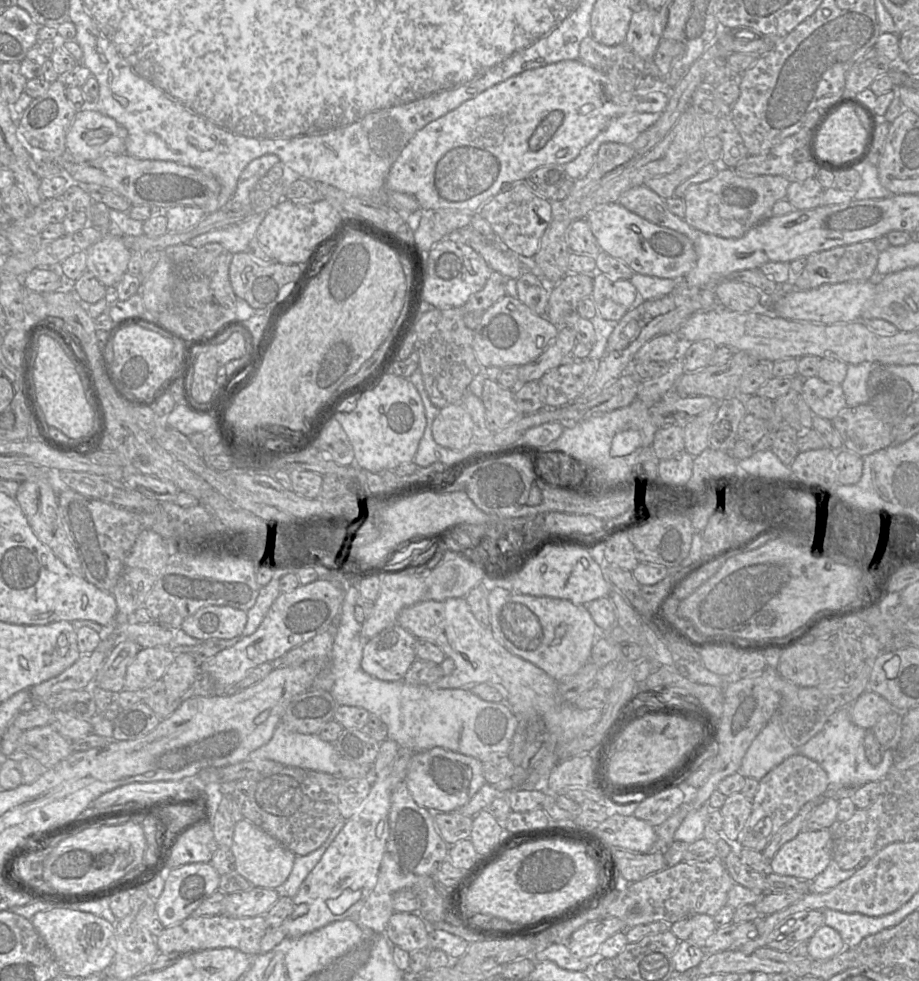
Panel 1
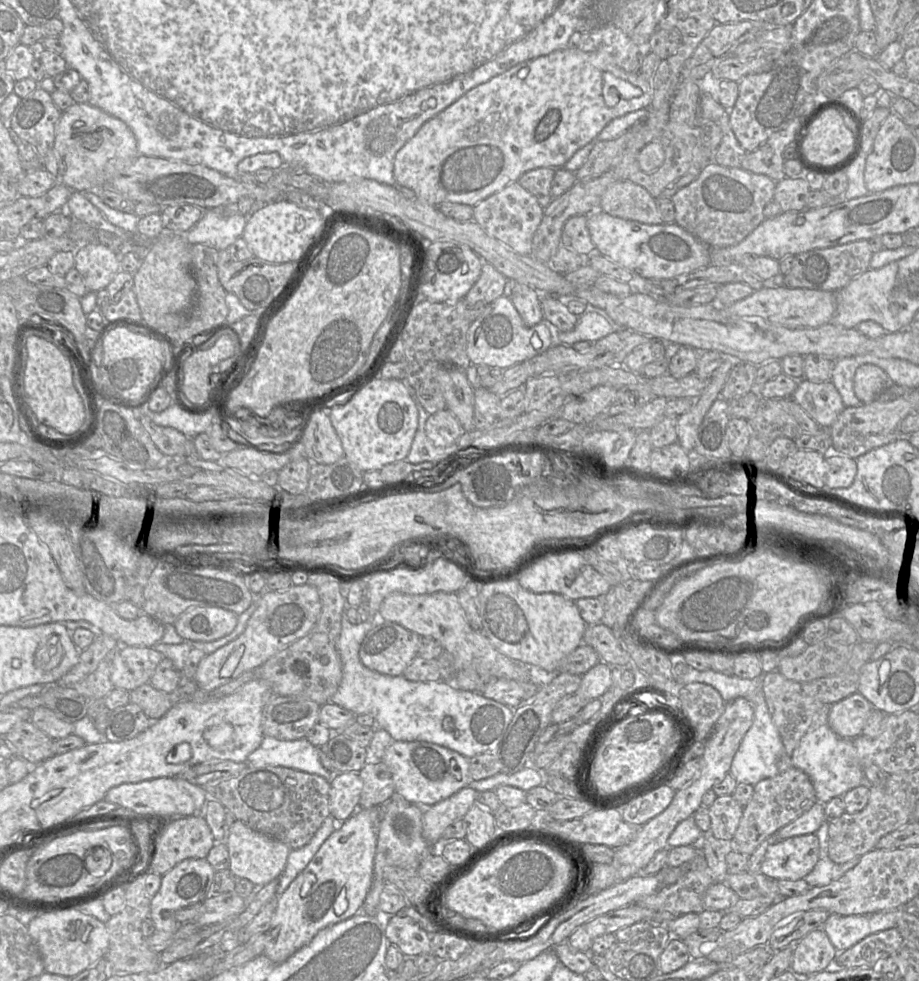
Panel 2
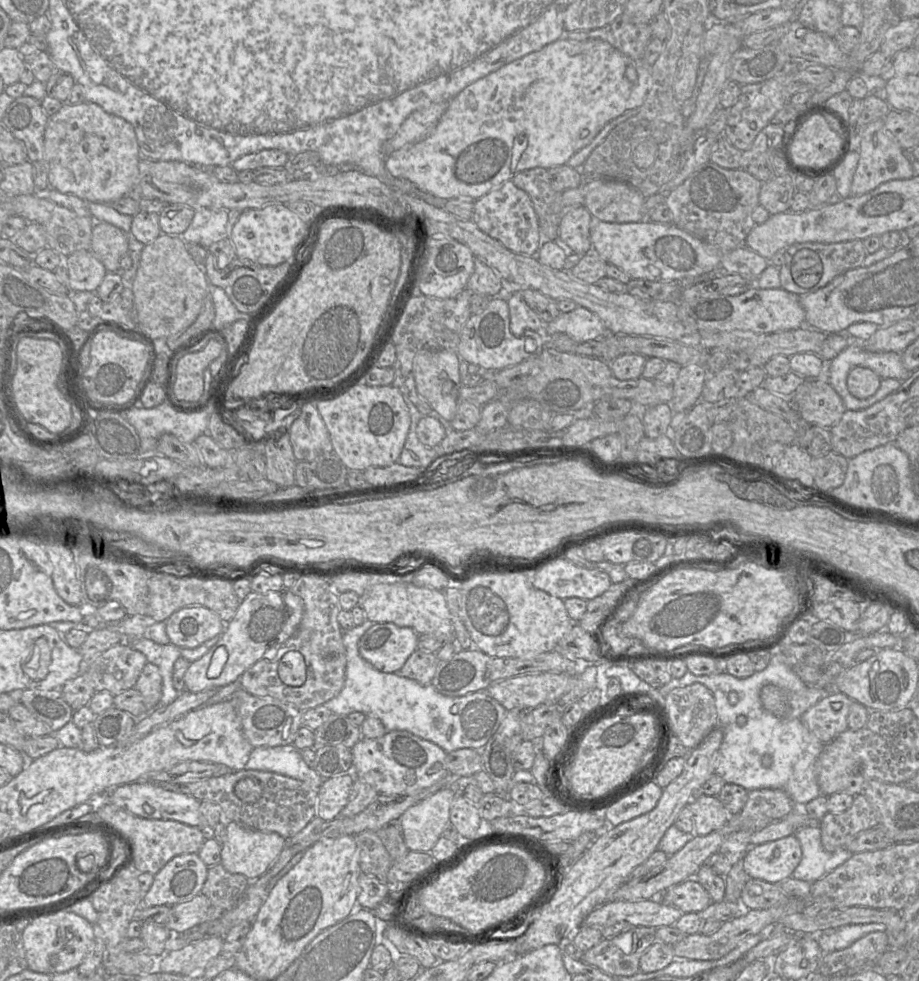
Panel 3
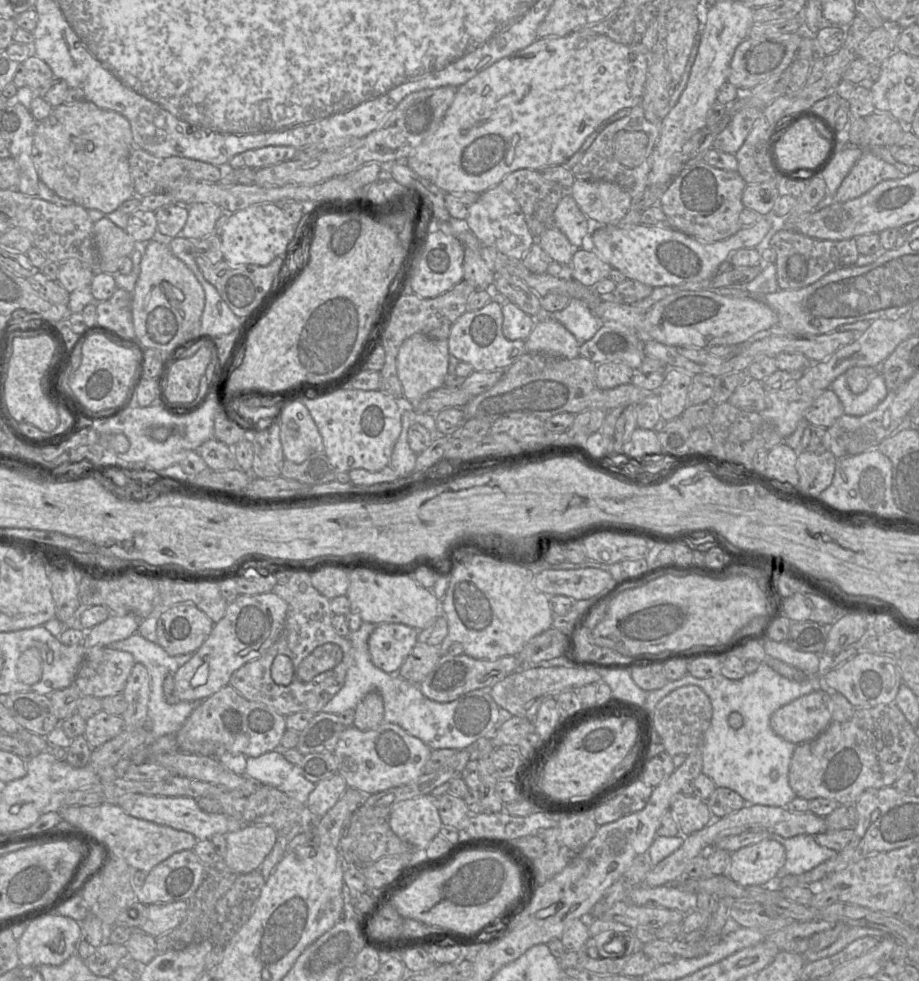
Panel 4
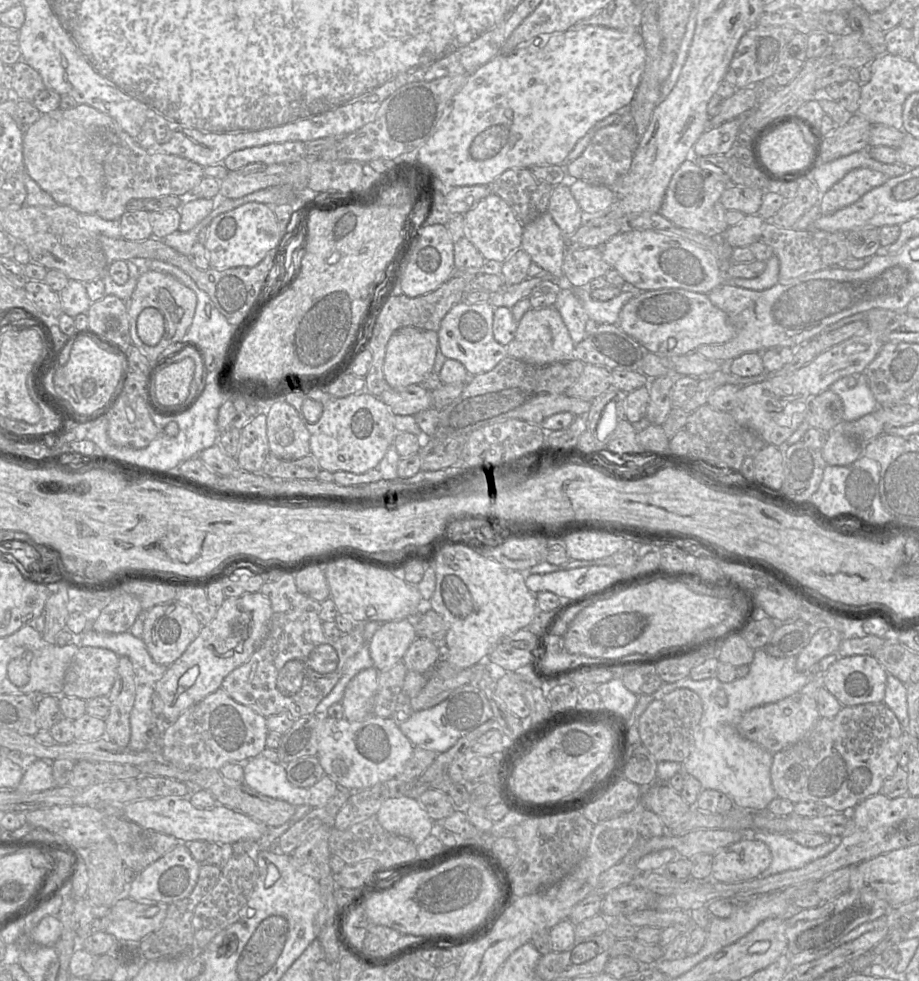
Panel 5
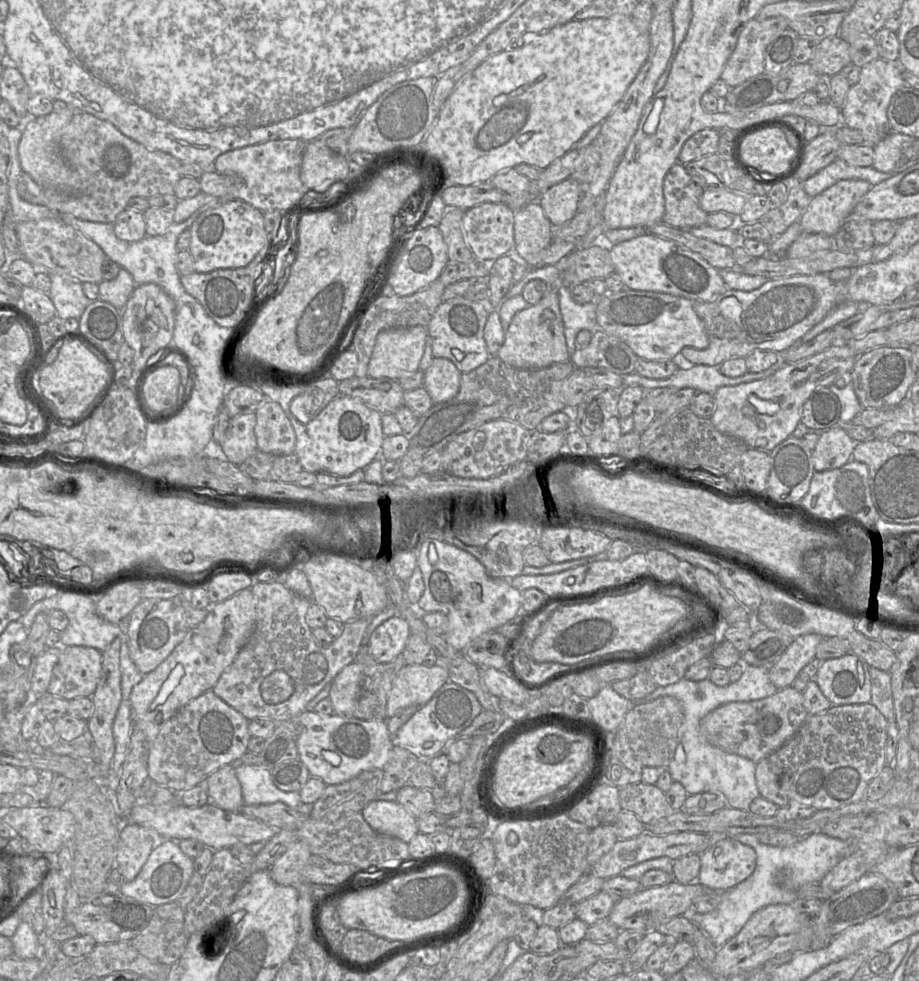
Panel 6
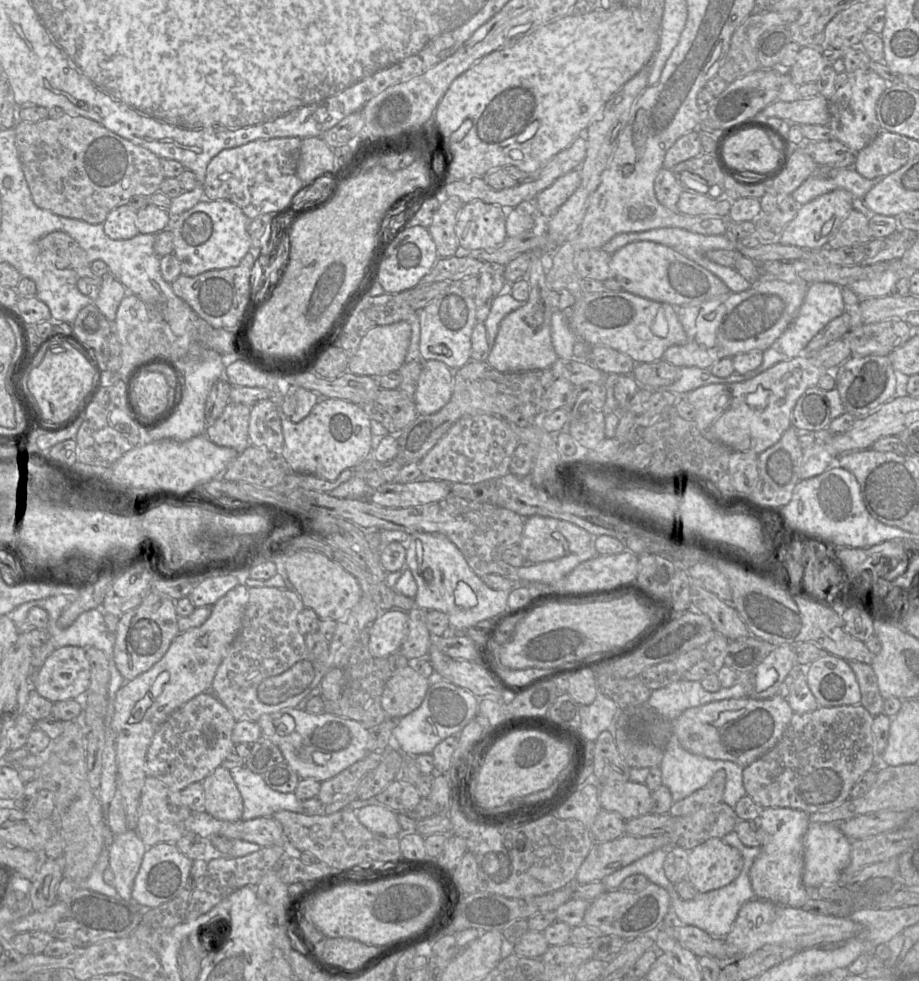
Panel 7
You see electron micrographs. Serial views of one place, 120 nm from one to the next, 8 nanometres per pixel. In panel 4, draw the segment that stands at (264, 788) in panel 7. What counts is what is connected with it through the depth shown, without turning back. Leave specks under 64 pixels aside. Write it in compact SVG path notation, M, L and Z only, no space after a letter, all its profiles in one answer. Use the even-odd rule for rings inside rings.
M277 751L247 757L244 774L256 783L273 786L302 803L307 802L316 786L301 774L298 766L287 761Z

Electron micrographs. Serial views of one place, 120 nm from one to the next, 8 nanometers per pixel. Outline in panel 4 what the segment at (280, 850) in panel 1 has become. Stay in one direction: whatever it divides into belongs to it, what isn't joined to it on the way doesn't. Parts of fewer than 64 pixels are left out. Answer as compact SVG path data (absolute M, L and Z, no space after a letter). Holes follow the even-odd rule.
M244 825L226 835L223 862L238 874L257 870L272 851L278 832L268 825Z

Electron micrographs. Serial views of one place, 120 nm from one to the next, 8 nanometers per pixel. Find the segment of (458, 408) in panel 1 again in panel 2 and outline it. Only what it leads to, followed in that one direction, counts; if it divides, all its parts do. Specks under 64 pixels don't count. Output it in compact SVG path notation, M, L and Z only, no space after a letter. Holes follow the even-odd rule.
M446 408L429 414L425 432L434 445L447 447L455 443L464 431L454 414Z

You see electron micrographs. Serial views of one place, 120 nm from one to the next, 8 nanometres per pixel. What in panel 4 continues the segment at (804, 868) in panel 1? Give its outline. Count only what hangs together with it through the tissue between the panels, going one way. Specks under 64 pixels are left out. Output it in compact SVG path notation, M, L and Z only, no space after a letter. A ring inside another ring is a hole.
M766 839L731 853L727 876L742 886L767 886L776 881L779 870L786 862L784 847L776 840Z

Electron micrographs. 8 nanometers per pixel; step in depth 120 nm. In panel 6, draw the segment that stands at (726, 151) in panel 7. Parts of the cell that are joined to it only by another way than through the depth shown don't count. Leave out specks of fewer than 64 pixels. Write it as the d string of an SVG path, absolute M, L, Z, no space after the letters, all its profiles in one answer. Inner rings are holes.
M767 128L743 135L736 143L737 159L760 171L785 171L795 155L786 133L778 128Z

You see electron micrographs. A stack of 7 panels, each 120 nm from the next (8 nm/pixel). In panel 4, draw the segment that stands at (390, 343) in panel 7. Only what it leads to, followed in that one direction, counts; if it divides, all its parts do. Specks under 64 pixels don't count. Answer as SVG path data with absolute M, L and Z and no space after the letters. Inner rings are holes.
M414 334L403 342L397 355L397 373L403 387L403 397L410 404L417 404L426 394L444 386L449 357L447 340Z

